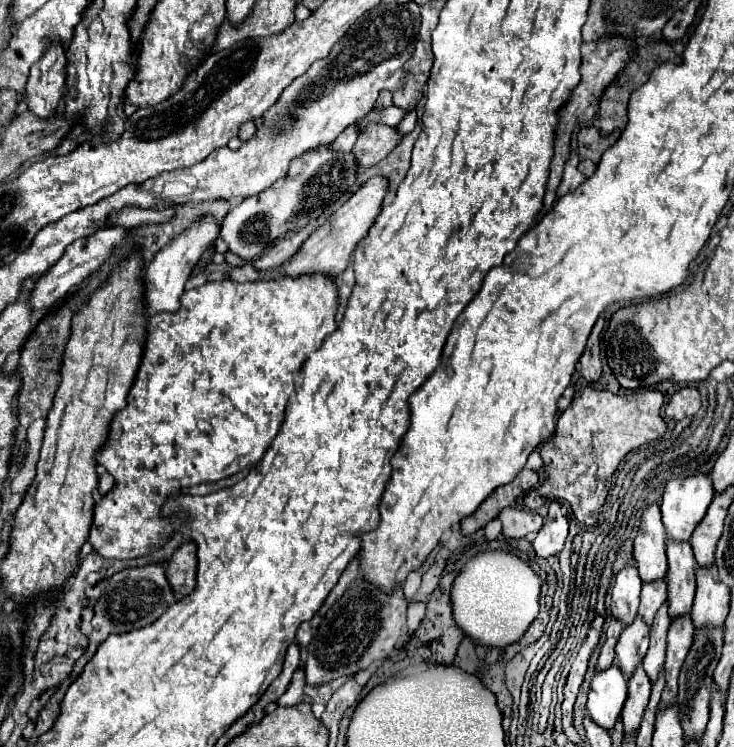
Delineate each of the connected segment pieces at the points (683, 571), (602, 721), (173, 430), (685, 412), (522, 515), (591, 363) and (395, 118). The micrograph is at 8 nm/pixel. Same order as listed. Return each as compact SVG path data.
M667 542L669 616L687 614L695 598L695 556L689 542Z
M609 666L609 670L599 670L591 678L587 712L599 726L611 730L621 716L627 698L627 680L619 666Z
M311 274L311 276L301 276L301 278L281 276L275 280L259 280L253 284L249 284L249 282L237 284L233 280L217 280L217 282L209 280L199 288L185 290L185 294L181 296L181 308L177 312L153 314L147 322L149 334L147 334L141 366L139 366L135 380L133 380L133 386L127 394L127 406L113 416L113 420L109 424L109 436L95 456L97 464L101 464L115 478L115 486L107 496L103 496L95 504L95 516L93 516L91 534L89 534L89 542L91 542L93 550L97 554L101 554L103 558L125 560L125 558L143 556L143 554L151 552L153 548L163 546L163 542L169 540L175 526L179 526L179 518L171 520L171 518L163 518L159 514L163 502L171 494L179 494L181 488L189 488L189 486L195 486L201 482L223 480L227 476L233 476L233 474L257 464L263 458L269 442L275 438L275 434L281 428L285 406L289 400L289 386L295 382L297 372L301 370L301 366L309 358L309 354L315 352L323 344L325 336L329 336L337 328L335 312L337 312L337 284L335 284L335 280L329 276L325 278L323 274Z
M681 388L675 392L665 406L665 416L671 420L683 420L687 416L693 416L701 406L701 398L697 388Z
M503 508L499 512L499 520L503 524L503 534L507 538L525 538L527 534L537 533L543 526L543 518L531 510L519 508Z
M599 318L599 322L595 324L595 328L587 340L587 348L581 356L581 376L587 382L597 382L601 376L601 356L599 356L601 330L603 330L603 318Z
M385 108L385 110L371 110L363 120L359 120L355 126L357 126L357 132L361 132L365 126L369 126L369 122L381 122L381 124L387 124L387 126L397 126L399 120L405 116L405 112L401 108Z

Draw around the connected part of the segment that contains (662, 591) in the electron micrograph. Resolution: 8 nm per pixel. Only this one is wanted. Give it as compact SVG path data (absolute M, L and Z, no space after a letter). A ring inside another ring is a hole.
M665 578L661 582L647 582L641 590L641 604L639 604L639 616L651 626L655 612L661 608L661 602L667 600L667 582Z

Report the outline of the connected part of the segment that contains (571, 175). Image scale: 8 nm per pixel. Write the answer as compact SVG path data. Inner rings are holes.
M567 164L565 166L565 174L563 174L563 180L561 180L561 186L559 186L559 190L557 190L557 196L565 196L565 194L569 194L569 192L573 192L581 182L585 182L587 178L575 168L575 166L571 166L571 164Z

